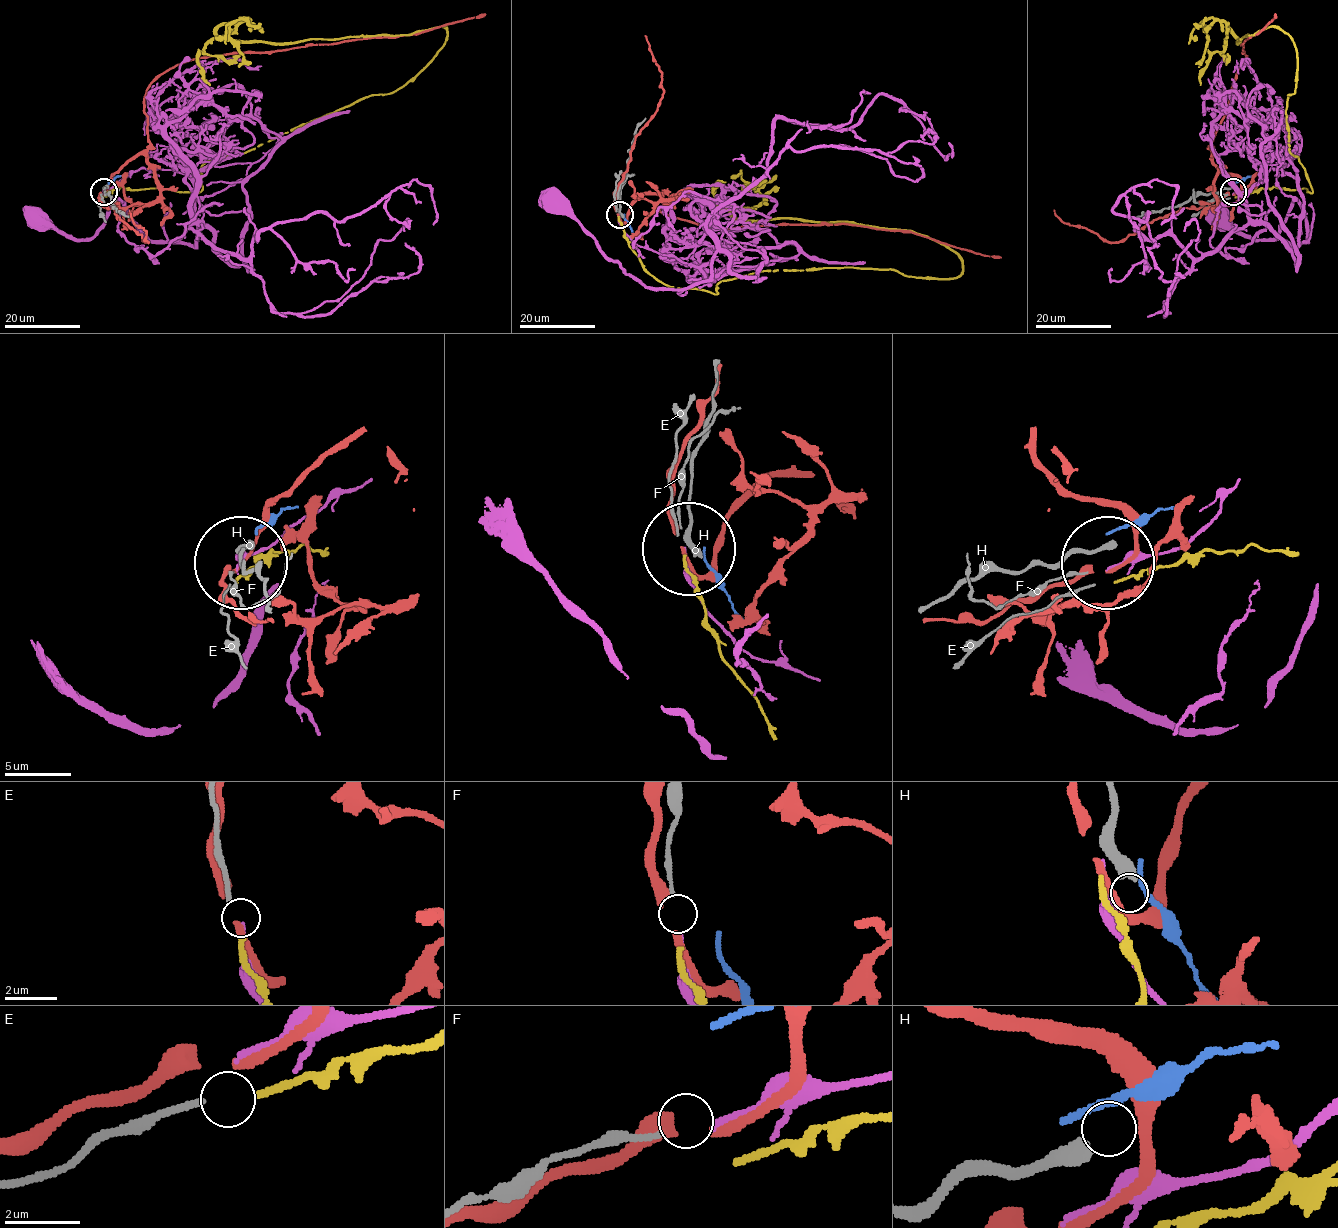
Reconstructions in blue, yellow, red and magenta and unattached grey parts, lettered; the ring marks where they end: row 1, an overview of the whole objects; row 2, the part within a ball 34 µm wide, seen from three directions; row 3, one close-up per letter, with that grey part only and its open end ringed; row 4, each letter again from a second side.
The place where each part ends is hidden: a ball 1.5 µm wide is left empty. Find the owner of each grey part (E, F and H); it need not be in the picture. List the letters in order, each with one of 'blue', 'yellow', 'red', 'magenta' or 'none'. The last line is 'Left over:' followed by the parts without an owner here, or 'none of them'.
E: yellow
F: magenta
H: none
Left over: H

